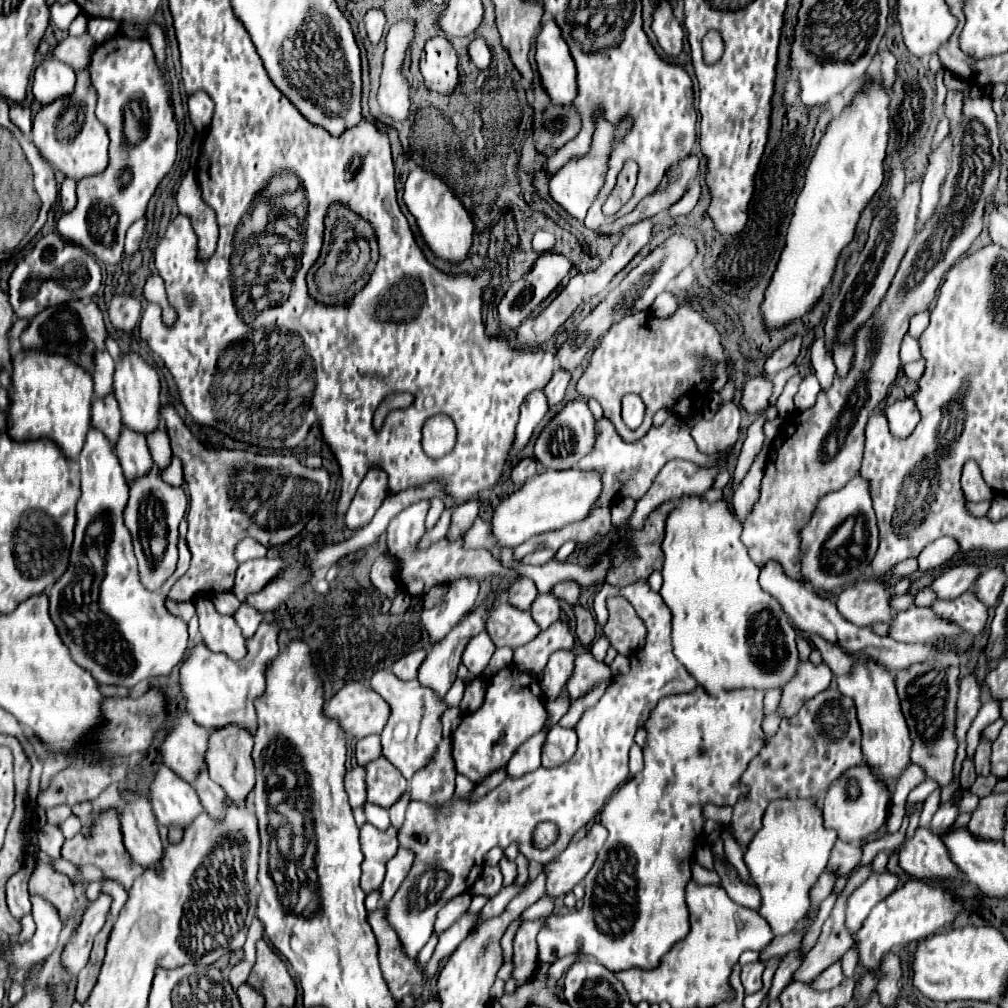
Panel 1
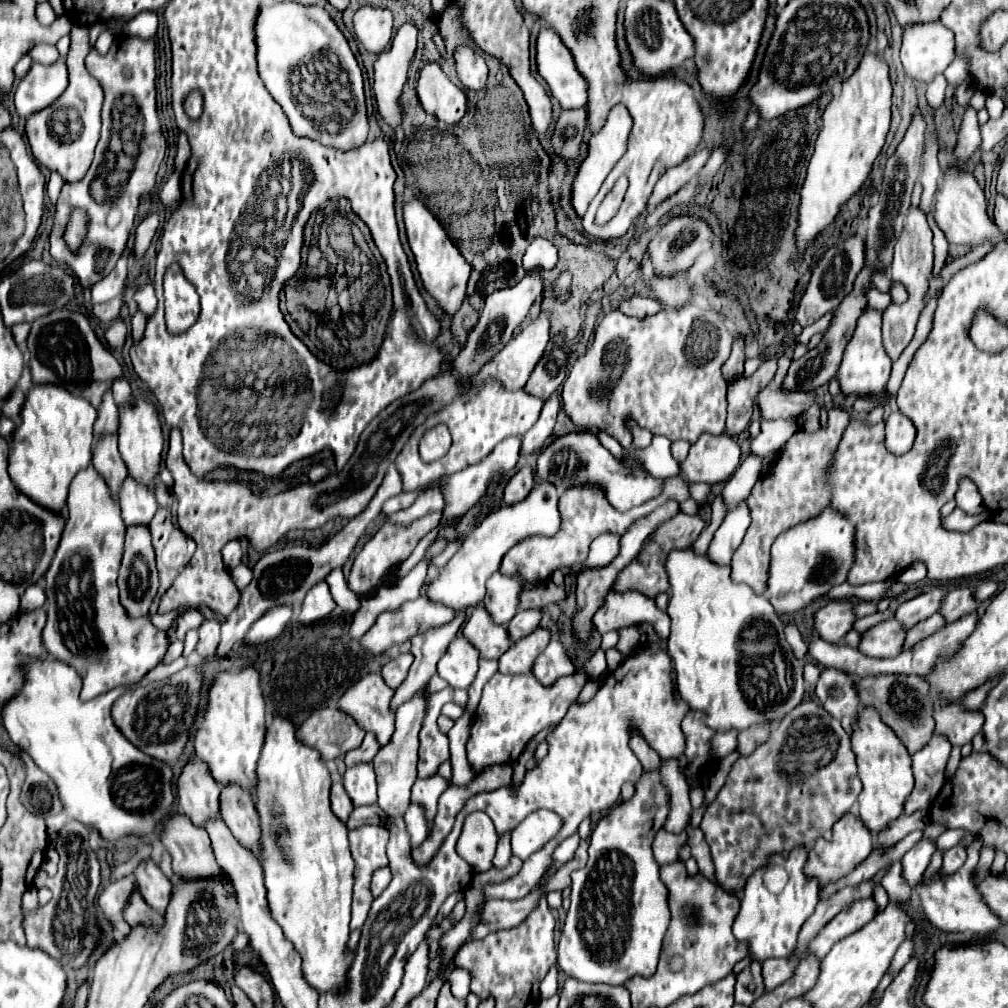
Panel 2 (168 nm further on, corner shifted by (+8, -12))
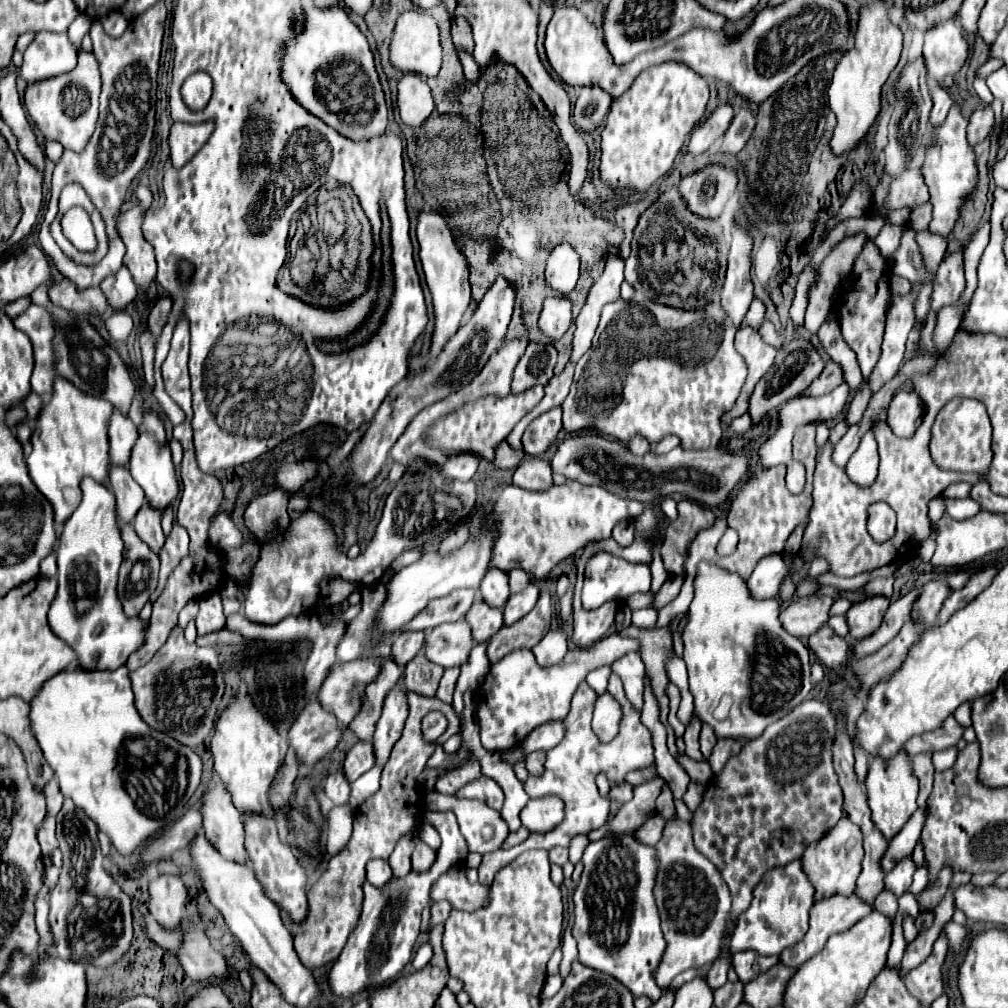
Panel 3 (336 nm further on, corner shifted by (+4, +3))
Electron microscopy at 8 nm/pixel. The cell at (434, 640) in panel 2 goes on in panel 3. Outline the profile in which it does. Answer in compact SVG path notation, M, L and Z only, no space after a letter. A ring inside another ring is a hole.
M399 681L383 703L381 719L377 721L375 733L373 733L373 749L375 749L375 765L383 767L391 755L393 745L399 741L405 719L407 719L407 691L403 687L403 681Z

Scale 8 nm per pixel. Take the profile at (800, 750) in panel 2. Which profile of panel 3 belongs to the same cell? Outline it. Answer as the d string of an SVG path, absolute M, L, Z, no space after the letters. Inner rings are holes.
M815 699L803 701L787 717L769 725L761 737L747 741L737 755L729 757L723 771L713 775L713 779L709 781L703 793L703 801L691 817L695 849L699 849L699 853L703 853L719 869L733 899L721 955L719 959L715 959L715 963L711 963L711 969L707 973L707 981L711 989L717 989L727 983L727 971L731 967L729 939L737 917L753 901L753 889L763 877L763 873L767 873L773 867L783 867L791 861L801 859L803 849L811 841L817 841L819 837L823 837L841 819L843 793L831 763L833 739L835 739L835 721L829 707Z

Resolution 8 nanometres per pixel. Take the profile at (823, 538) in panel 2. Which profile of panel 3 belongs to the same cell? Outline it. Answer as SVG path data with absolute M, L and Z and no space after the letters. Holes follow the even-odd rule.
M771 555L759 561L751 577L747 579L747 589L755 599L773 599L787 575L787 565L781 555Z

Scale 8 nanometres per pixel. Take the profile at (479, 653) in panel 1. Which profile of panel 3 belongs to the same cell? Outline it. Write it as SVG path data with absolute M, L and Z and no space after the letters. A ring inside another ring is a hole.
M467 621L439 625L425 639L425 655L441 667L461 667L469 659L473 647L471 627Z

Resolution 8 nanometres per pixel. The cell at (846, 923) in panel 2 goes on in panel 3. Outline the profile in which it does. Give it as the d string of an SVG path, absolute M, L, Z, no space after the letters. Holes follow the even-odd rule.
M835 895L835 897L829 897L829 899L823 899L823 901L815 903L815 905L811 907L809 931L805 933L805 937L803 937L799 943L795 943L793 947L789 947L789 949L785 949L785 951L781 953L781 957L779 957L781 963L787 965L787 967L799 967L801 963L805 963L807 959L811 959L813 955L817 955L817 953L825 947L825 943L827 943L827 939L829 939L831 935L843 933L843 931L851 929L857 921L861 921L861 919L863 919L865 915L869 915L869 913L871 913L871 907L869 907L865 901L861 901L859 897L855 897L855 895L851 895L851 897Z

